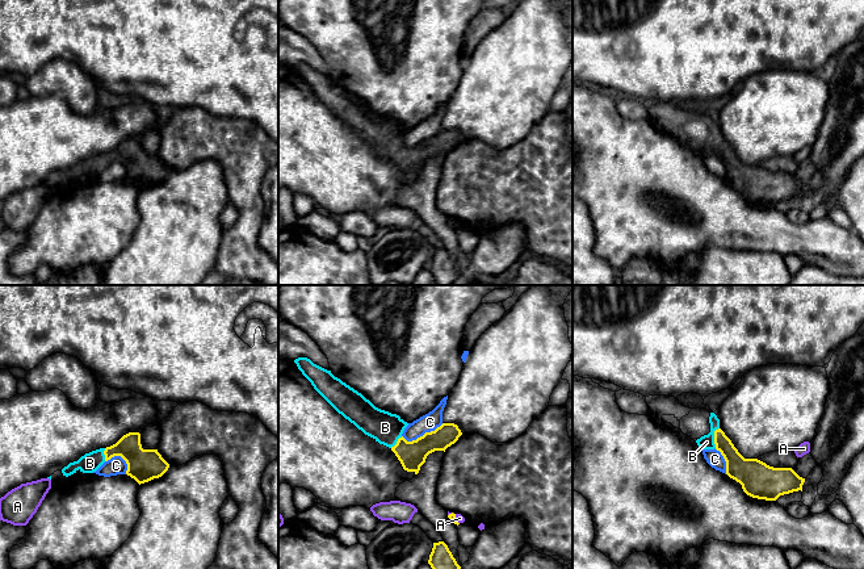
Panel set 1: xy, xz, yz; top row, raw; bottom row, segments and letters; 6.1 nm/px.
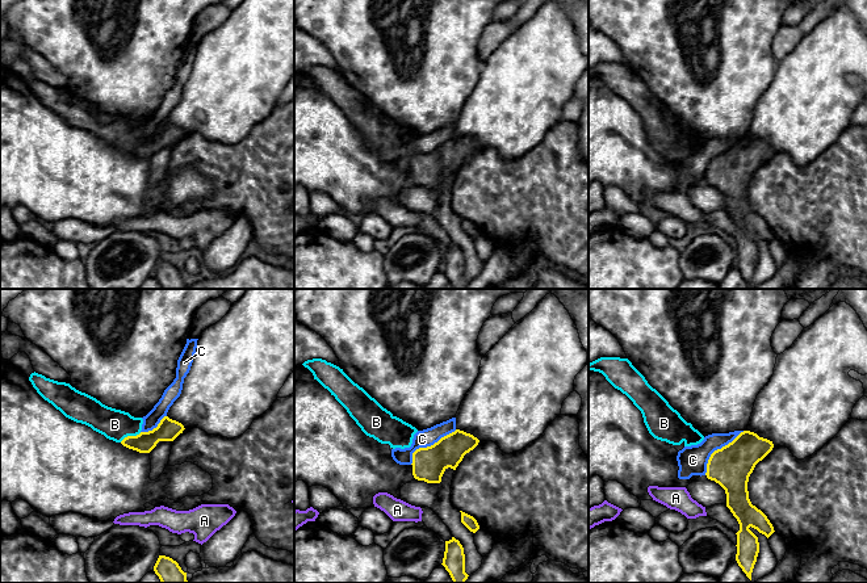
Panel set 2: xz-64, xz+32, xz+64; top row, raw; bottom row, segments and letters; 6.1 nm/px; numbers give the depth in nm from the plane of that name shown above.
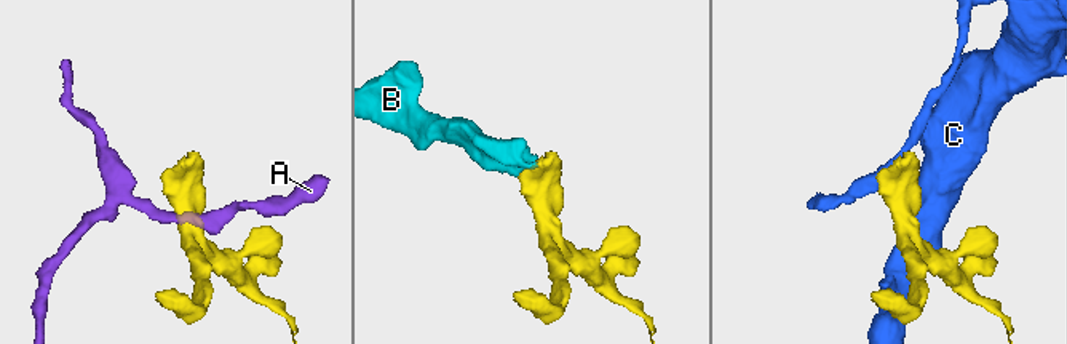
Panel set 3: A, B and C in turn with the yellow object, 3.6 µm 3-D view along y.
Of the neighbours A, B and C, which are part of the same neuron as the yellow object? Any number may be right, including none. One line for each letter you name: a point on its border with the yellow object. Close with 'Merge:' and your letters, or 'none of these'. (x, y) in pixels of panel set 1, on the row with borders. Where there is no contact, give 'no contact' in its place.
B: meets yellow in yz at (714, 438)
Merge: B

